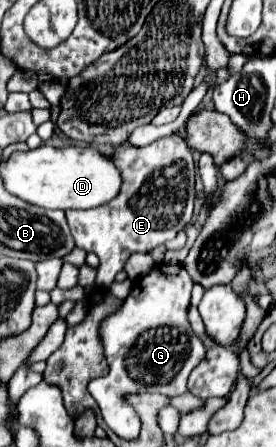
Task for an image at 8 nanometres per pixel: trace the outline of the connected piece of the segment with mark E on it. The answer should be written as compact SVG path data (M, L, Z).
M176 133L146 147L118 147L112 159L122 171L122 191L118 199L106 207L66 211L76 247L94 251L100 257L96 283L104 289L114 283L116 273L124 269L132 253L150 253L154 247L174 239L176 233L190 223L196 199L192 151Z

